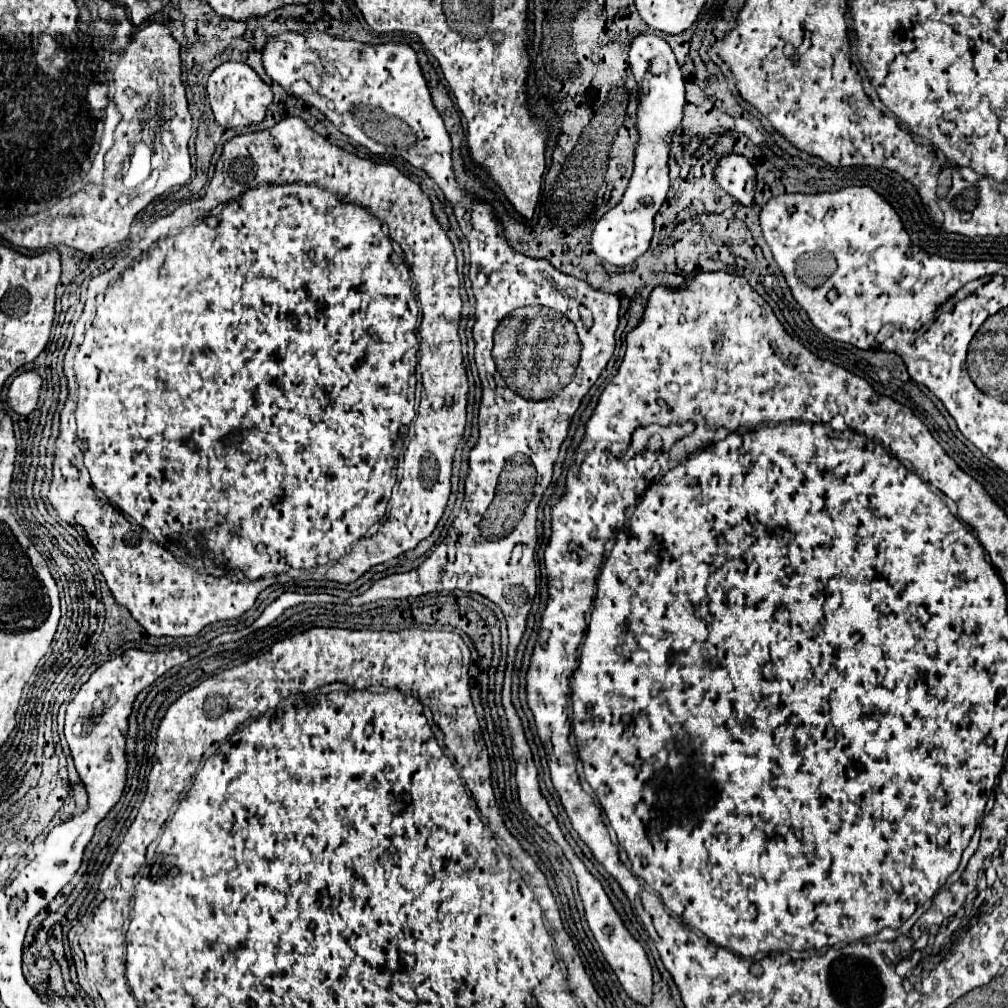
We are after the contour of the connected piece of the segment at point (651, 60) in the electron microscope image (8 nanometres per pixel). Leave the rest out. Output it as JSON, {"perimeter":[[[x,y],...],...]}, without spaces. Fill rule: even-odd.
{"perimeter":[[[659,35],[635,37],[629,49],[629,65],[633,69],[635,81],[641,87],[639,97],[641,107],[637,121],[639,140],[635,148],[633,177],[623,199],[597,221],[590,239],[592,249],[598,257],[619,267],[633,263],[649,249],[655,215],[669,191],[669,135],[679,125],[685,103],[683,77],[677,59],[663,37]]]}

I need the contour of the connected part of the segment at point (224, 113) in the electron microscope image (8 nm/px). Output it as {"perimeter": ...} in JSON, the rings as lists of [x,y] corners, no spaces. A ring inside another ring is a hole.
{"perimeter":[[[231,61],[219,65],[211,73],[207,81],[207,95],[217,123],[223,125],[225,129],[257,125],[259,121],[263,121],[267,107],[273,101],[271,87],[265,81],[261,81],[261,77],[247,63],[231,63]]]}

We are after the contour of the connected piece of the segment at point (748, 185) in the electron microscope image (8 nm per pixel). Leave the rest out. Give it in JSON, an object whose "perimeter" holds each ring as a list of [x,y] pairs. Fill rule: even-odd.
{"perimeter":[[[739,153],[721,155],[713,167],[713,179],[719,189],[729,193],[740,204],[753,206],[757,173],[747,157]]]}

